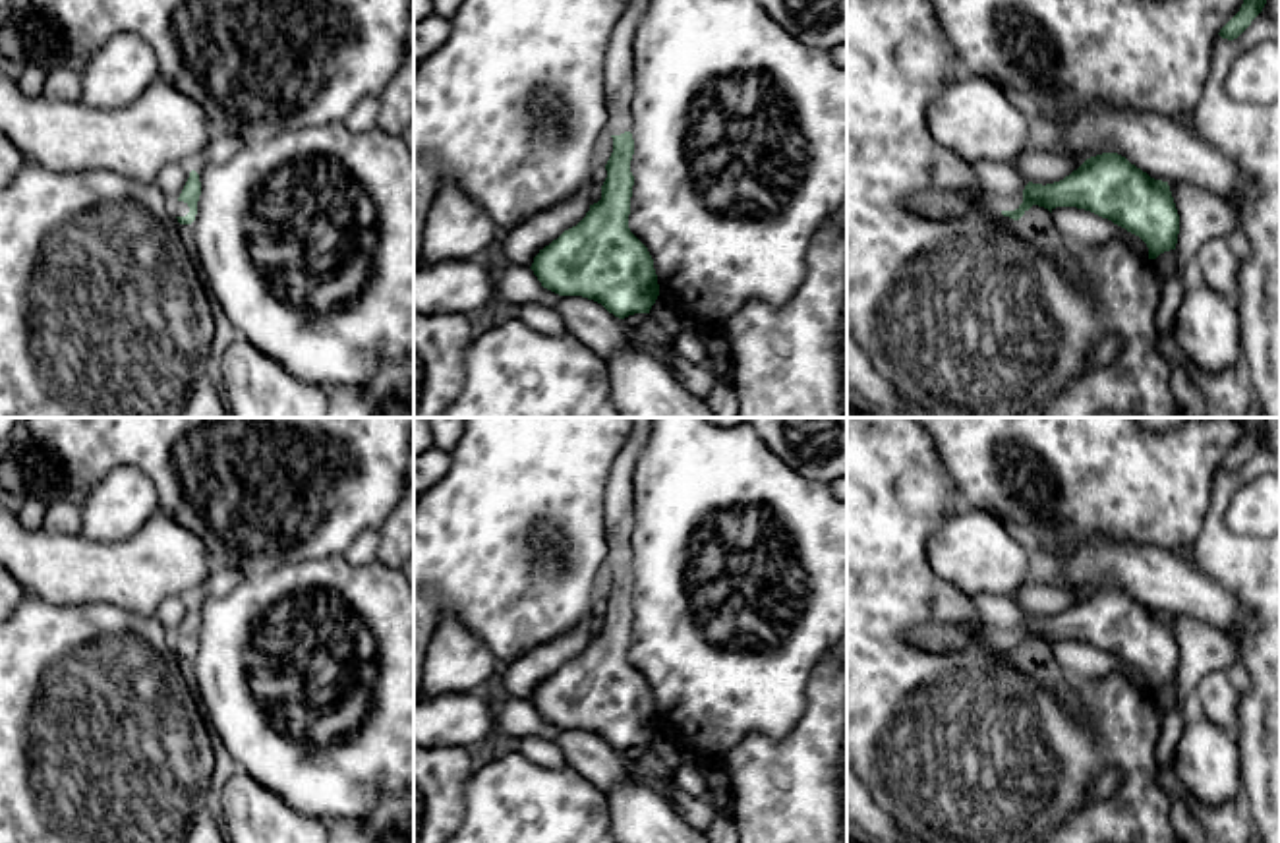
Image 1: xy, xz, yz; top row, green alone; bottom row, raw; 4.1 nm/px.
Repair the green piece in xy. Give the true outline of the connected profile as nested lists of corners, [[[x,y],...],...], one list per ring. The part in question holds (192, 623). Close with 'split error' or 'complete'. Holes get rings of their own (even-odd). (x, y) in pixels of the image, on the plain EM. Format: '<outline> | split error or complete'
[[[191,603],[174,640],[180,657],[191,657],[195,654],[199,628],[201,628],[199,607]]] | split error

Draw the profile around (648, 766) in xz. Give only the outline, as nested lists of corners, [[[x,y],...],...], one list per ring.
[[[652,748],[632,766],[632,771],[652,783],[663,783],[673,775],[673,770],[669,770]]]

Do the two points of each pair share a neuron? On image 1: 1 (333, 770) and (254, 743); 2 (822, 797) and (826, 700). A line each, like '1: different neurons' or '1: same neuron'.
1: same neuron
2: same neuron

